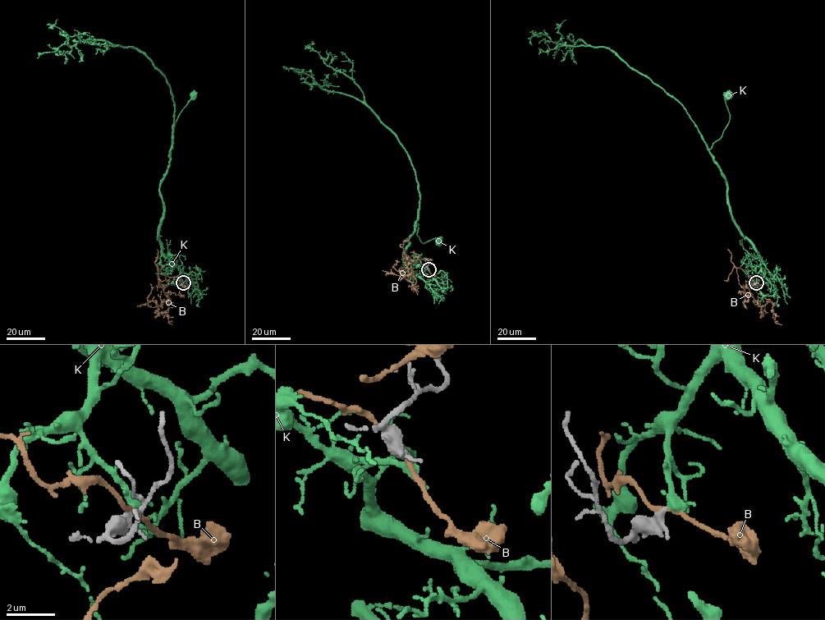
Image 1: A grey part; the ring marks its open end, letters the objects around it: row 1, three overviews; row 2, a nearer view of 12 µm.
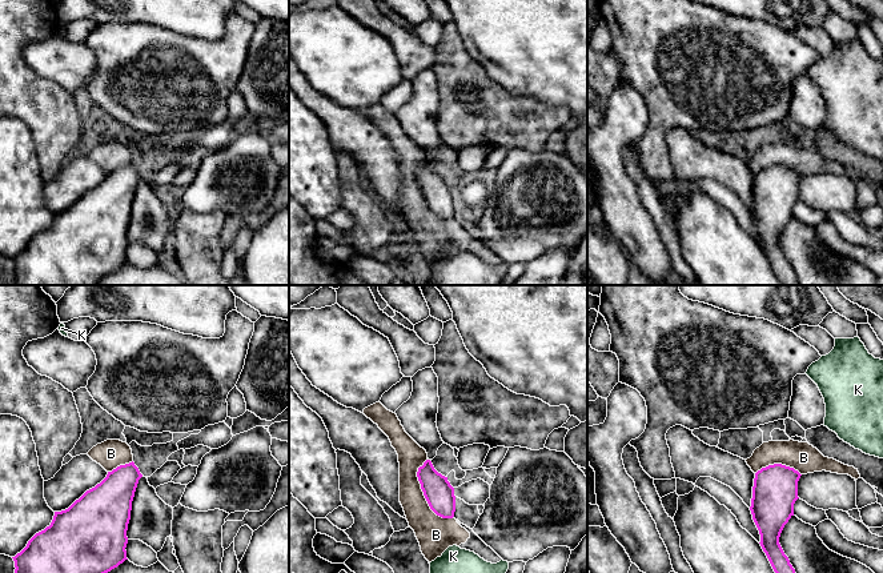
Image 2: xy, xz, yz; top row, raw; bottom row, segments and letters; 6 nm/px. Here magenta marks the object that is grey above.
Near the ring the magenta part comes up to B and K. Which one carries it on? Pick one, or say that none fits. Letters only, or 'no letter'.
K

